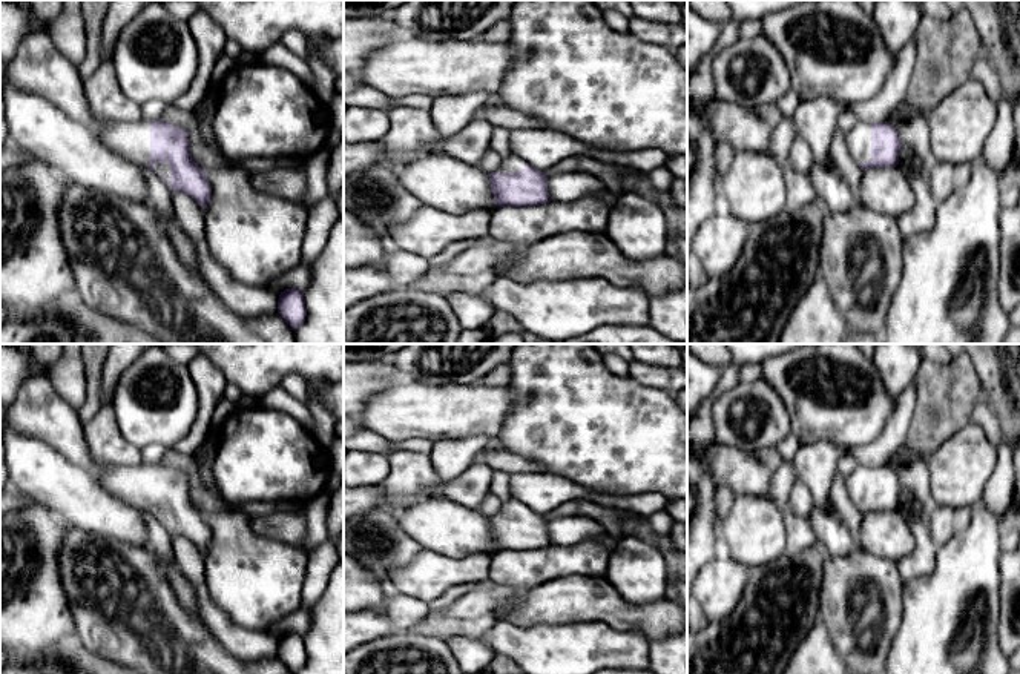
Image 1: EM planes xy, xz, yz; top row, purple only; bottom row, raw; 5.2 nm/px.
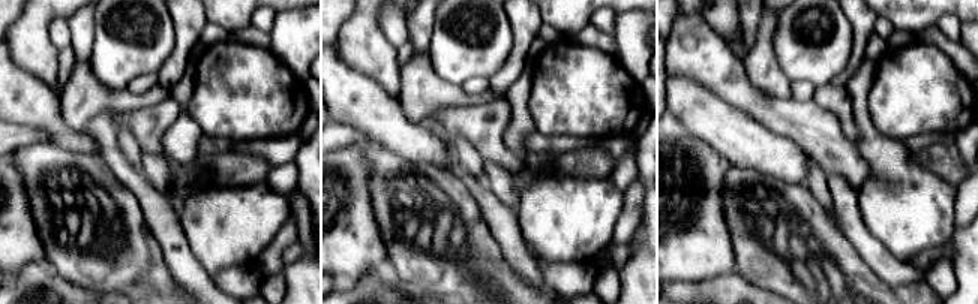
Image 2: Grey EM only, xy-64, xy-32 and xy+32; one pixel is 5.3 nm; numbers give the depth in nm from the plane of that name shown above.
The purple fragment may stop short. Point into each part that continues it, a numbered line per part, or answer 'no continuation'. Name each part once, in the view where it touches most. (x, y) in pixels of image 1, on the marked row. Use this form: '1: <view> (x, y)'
1: xy (163, 169)

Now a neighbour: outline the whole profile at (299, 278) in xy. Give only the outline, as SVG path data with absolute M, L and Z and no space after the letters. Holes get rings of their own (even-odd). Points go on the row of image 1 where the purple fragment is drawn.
M299 264L298 267L282 273L278 279L287 289L298 289L304 293L311 282L311 272L307 266Z

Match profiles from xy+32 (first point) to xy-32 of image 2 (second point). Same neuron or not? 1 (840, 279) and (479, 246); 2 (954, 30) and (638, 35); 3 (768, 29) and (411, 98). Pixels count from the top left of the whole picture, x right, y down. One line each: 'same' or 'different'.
1: same
2: different
3: same

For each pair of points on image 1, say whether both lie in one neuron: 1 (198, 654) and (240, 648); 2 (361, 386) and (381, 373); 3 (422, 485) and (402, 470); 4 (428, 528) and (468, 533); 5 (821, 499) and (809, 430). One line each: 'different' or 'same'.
1: different
2: same
3: same
4: same
5: different

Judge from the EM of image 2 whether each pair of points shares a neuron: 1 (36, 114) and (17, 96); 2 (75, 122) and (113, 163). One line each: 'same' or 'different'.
1: same
2: different

